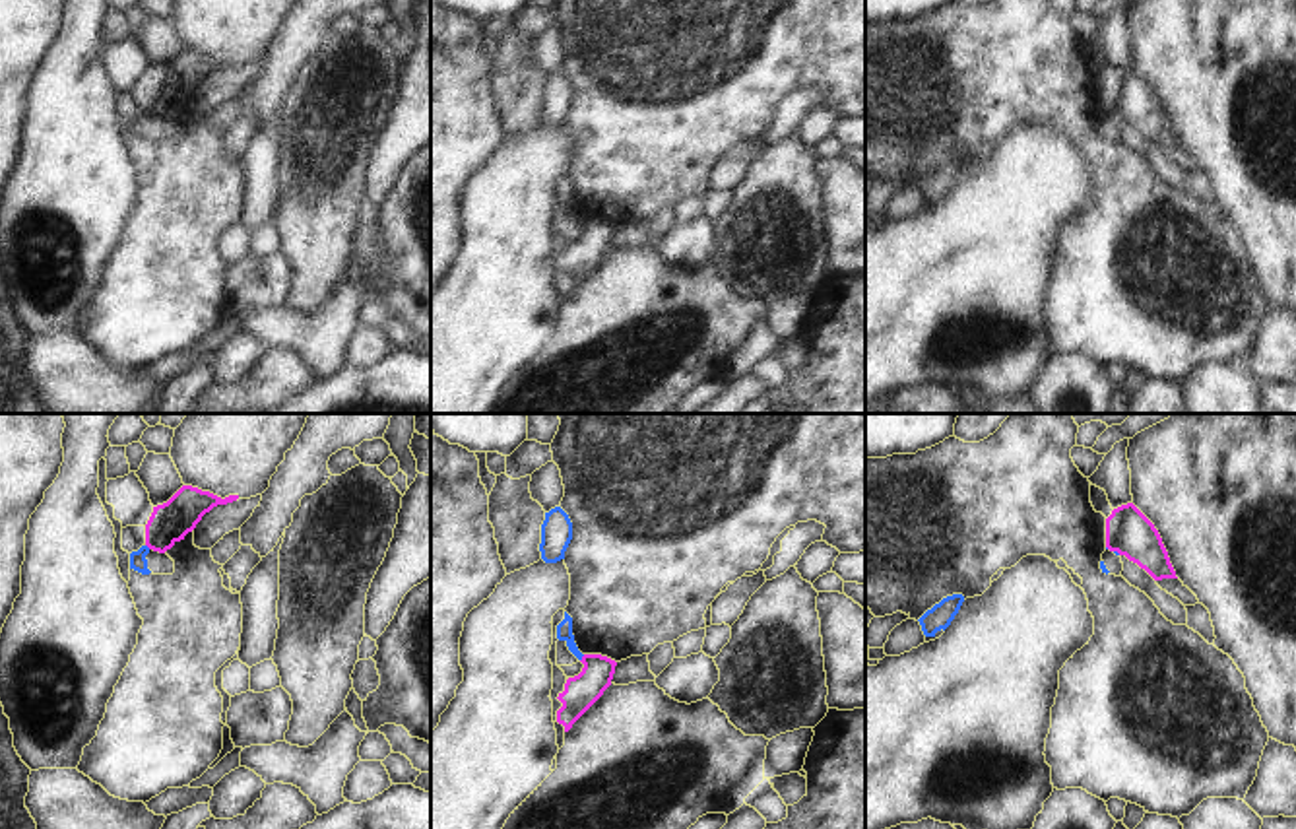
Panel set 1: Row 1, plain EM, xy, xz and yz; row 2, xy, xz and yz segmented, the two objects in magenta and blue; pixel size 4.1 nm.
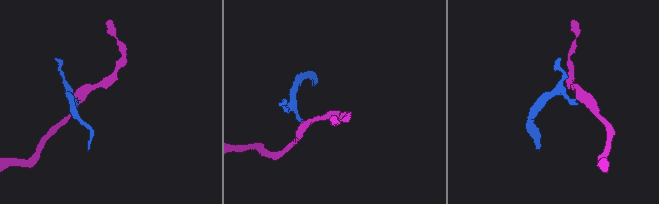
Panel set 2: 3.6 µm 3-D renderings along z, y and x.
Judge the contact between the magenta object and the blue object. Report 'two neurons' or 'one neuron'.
two neurons

